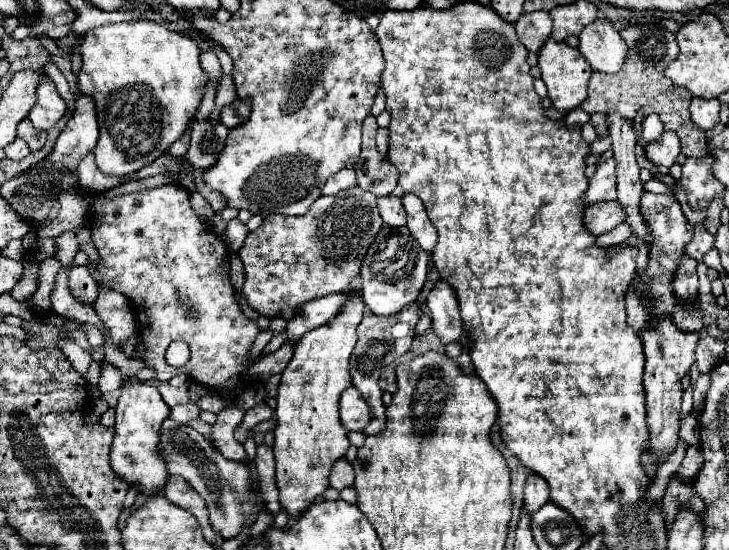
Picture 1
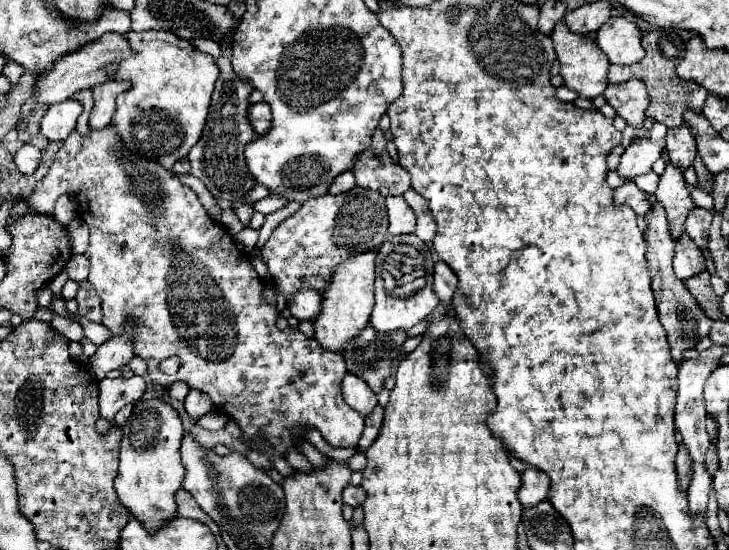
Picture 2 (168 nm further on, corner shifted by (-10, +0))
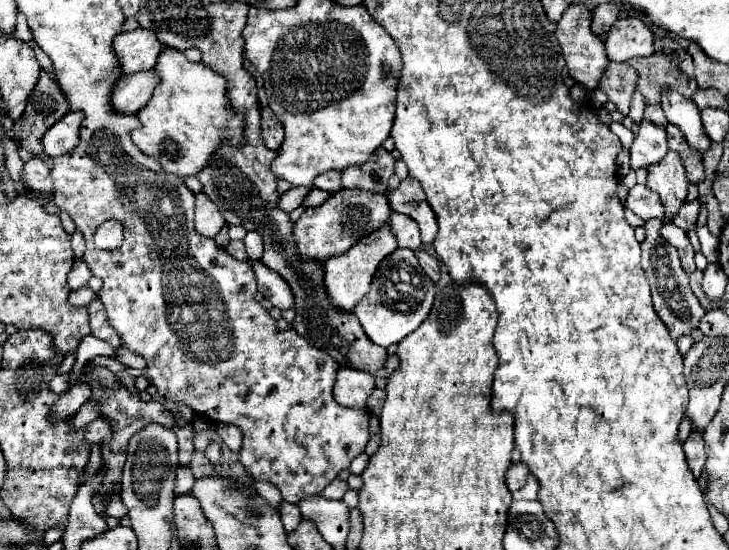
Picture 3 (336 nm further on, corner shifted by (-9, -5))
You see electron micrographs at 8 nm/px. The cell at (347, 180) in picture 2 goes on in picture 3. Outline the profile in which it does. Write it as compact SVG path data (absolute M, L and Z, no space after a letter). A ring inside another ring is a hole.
M338 171L322 173L322 177L316 177L316 179L314 179L314 187L336 193L338 189L342 189L342 183L340 183L340 173L338 173Z

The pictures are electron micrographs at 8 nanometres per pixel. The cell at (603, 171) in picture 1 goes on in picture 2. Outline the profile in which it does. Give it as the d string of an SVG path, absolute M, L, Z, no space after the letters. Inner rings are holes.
M657 122L649 130L649 138L639 138L637 142L633 142L621 156L621 162L617 168L619 176L631 182L637 176L649 174L651 164L659 160L659 154L665 148L665 132L667 132L667 126Z

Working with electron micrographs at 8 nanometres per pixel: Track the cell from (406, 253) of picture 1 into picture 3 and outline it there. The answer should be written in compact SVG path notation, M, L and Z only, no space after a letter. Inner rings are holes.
M396 249L394 253L384 257L382 263L378 265L370 291L364 297L364 303L356 305L354 313L360 319L362 329L372 343L380 347L390 347L394 343L400 343L414 329L418 329L418 325L426 319L432 303L434 283L430 281L430 277L426 277L422 267L418 265L414 251Z

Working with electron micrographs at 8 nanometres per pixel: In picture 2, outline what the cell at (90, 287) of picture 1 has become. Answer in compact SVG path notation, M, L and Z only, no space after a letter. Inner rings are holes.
M89 280L79 284L79 292L75 296L75 300L79 302L79 314L89 318L91 322L101 322L103 314L101 314L101 300L95 292L95 288L91 286Z

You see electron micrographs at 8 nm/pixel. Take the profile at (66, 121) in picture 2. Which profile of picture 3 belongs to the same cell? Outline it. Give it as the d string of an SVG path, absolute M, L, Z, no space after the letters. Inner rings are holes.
M66 113L56 125L48 129L44 135L44 153L48 157L60 157L70 153L78 141L80 141L80 123L82 123L82 113Z

